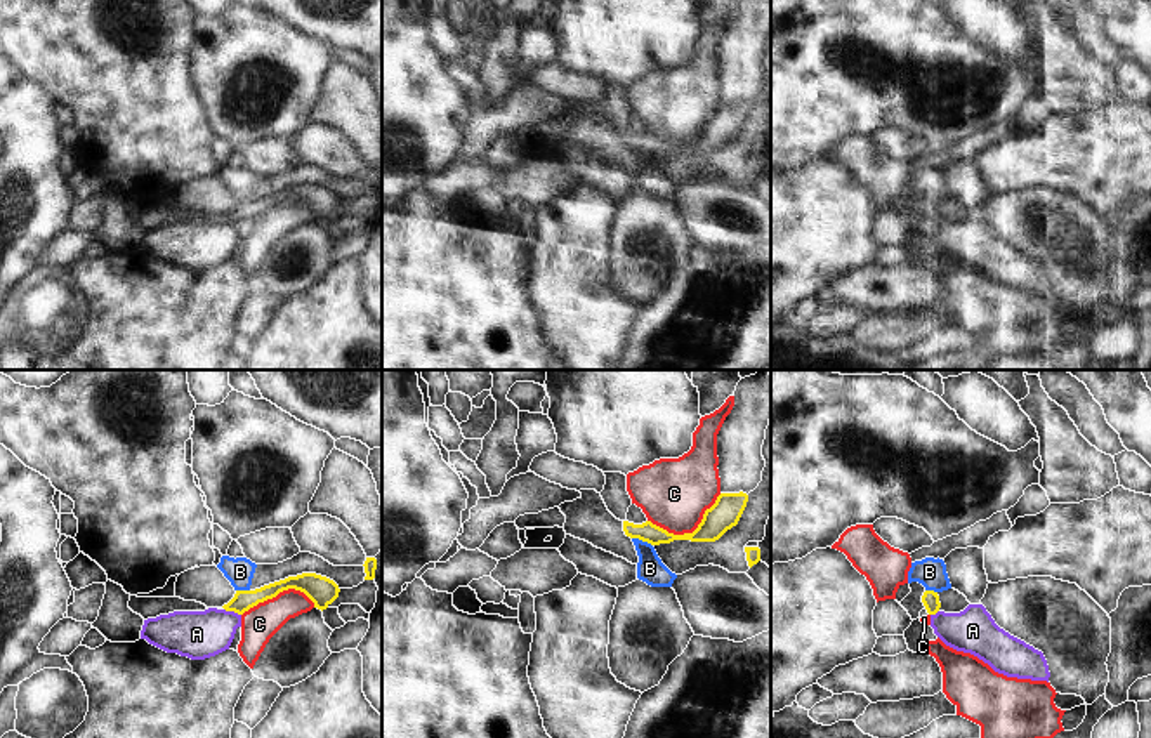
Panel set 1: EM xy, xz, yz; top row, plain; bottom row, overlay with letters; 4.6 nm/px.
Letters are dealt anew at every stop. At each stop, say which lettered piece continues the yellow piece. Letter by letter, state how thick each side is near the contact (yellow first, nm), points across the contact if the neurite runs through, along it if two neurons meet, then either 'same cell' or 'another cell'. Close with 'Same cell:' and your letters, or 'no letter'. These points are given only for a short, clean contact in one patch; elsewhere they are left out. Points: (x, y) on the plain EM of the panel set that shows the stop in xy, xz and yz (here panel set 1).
A: calibres 100 and 220 nm; border xy (224, 219), (240, 226); another cell
B: calibres 90 and 130 nm; border xz (632, 148), (651, 157); another cell
C: calibres 140 and 320 nm; border xz (721, 105), (691, 143), (669, 144), (648, 132); another cell
Same cell: no letter

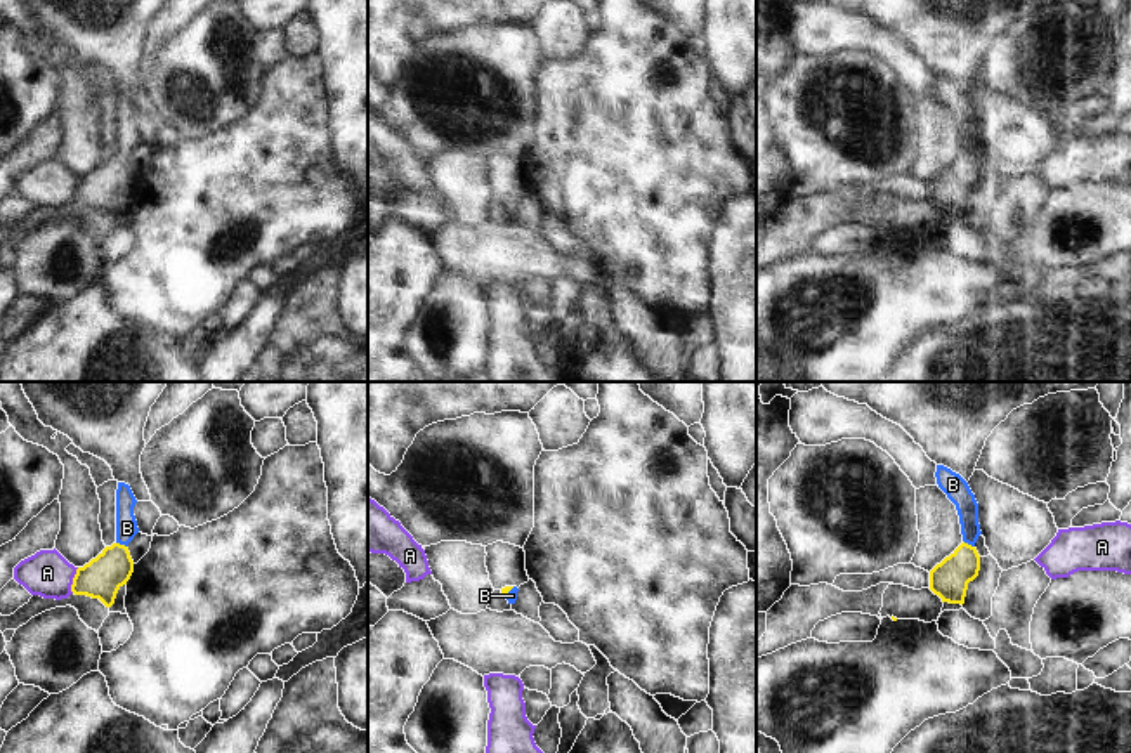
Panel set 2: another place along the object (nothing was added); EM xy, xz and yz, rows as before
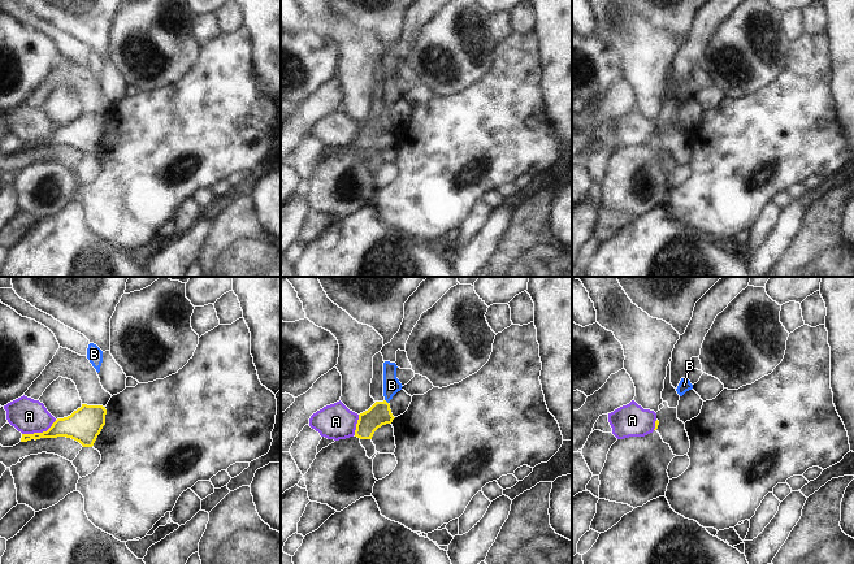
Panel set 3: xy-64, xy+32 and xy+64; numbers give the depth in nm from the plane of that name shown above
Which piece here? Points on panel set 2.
A: calibres 190 and 220 nm; border xy (78, 179), (71, 203); another cell
B: calibres 190 and 100 nm; way xy (101, 189), (115, 176), (122, 157), (127, 139); same cell
Same cell: B

